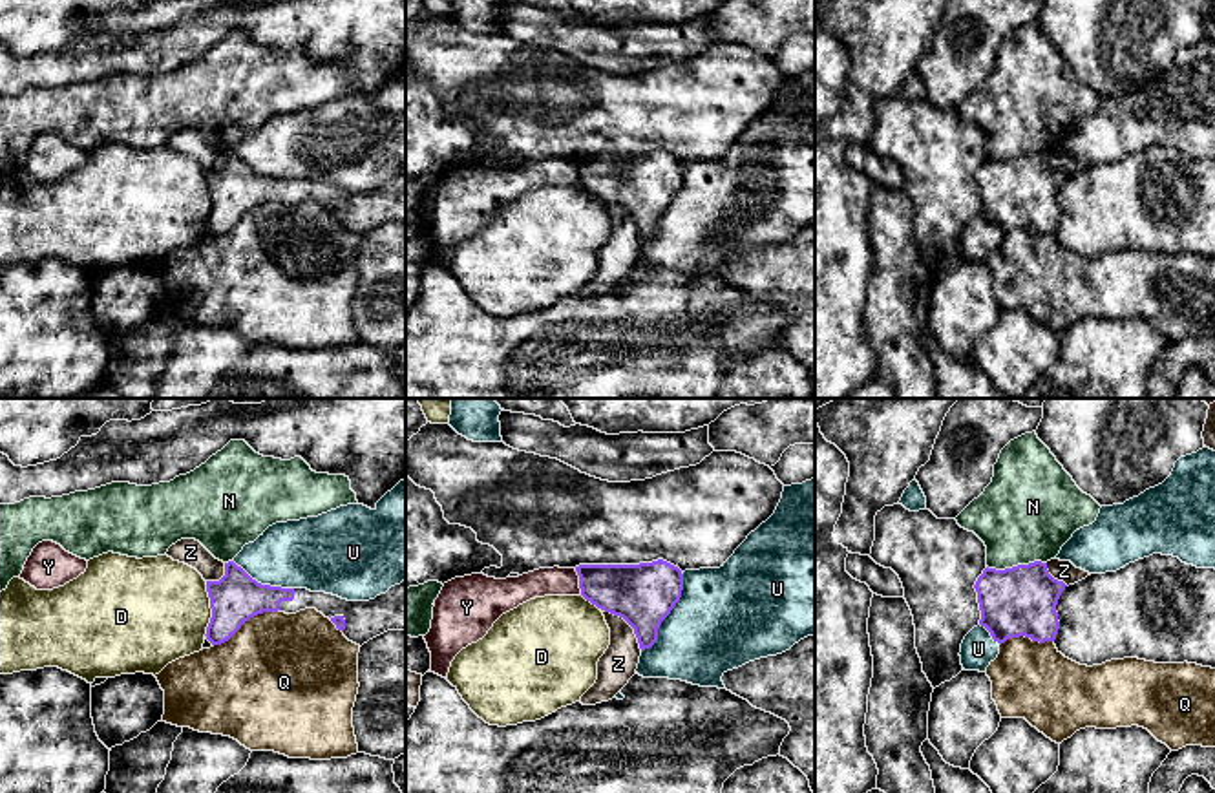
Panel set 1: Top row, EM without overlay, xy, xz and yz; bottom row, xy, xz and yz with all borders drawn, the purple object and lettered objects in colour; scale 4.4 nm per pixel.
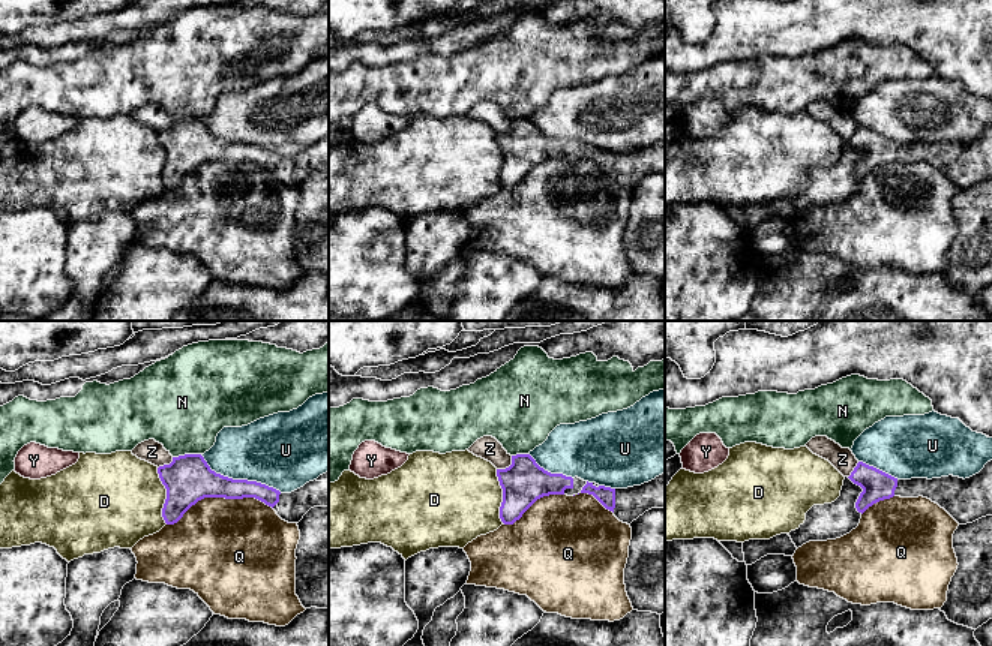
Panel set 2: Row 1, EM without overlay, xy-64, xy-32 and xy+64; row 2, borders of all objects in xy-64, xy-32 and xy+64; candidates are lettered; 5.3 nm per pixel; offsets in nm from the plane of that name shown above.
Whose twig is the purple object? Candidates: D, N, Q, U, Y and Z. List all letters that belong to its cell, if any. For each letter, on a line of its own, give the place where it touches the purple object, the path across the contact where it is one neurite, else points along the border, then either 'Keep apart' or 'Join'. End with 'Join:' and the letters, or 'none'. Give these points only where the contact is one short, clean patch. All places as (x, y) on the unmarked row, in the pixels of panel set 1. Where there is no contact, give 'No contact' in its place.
D: Touches purple at xy (211, 198). Keep apart
N: Touches purple at yz (1018, 156). Boundary: yz (1045, 152), (1018, 154), (1003, 159), (987, 158). Keep apart
Q: Touches purple at xy (245, 211). Keep apart
U: Touches purple at xz (669, 203). Keep apart
Y: Touches purple at xz (580, 172). Keep apart
Z: Touches purple at xz (627, 212). Boundary: xz (600, 198), (618, 205), (633, 220), (642, 240). Keep apart
Join: none

